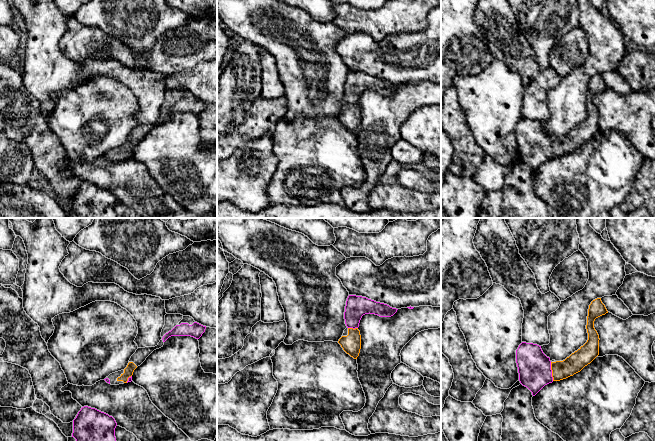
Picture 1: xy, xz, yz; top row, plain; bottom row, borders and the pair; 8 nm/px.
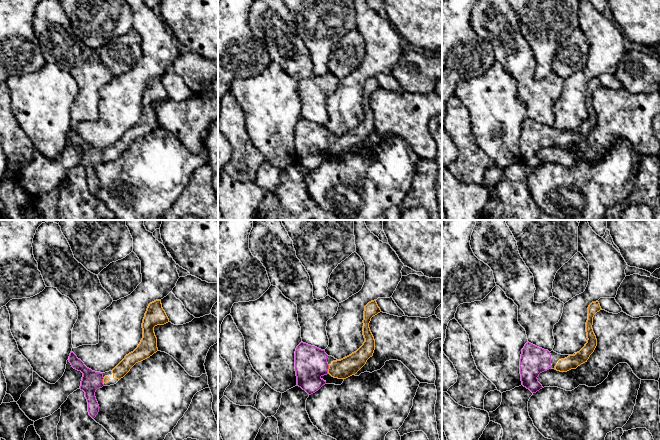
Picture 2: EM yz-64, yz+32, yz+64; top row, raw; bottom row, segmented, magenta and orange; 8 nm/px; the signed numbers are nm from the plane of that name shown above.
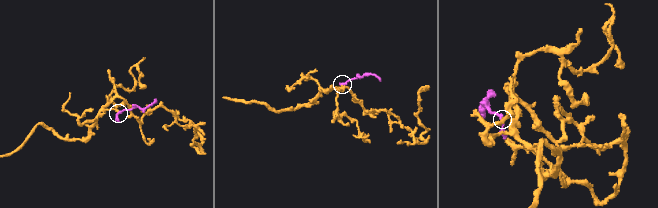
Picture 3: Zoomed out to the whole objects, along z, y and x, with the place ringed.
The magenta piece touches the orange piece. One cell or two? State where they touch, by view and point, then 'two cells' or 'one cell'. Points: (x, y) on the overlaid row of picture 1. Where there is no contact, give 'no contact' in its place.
yz (551, 371) | one cell

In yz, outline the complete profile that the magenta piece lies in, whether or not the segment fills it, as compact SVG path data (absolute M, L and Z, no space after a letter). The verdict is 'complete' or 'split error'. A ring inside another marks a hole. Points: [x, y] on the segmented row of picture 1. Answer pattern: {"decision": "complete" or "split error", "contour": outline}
{"decision": "split error", "contour": "M601 298L591 302L587 316L588 340L563 361L551 362L541 346L522 342L516 350L520 383L535 396L545 385L580 372L599 355L599 335L594 328L596 318L608 313Z"}

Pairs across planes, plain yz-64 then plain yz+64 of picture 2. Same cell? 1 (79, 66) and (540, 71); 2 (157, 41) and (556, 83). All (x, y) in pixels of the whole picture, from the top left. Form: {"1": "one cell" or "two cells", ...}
{"1": "two cells", "2": "two cells"}

